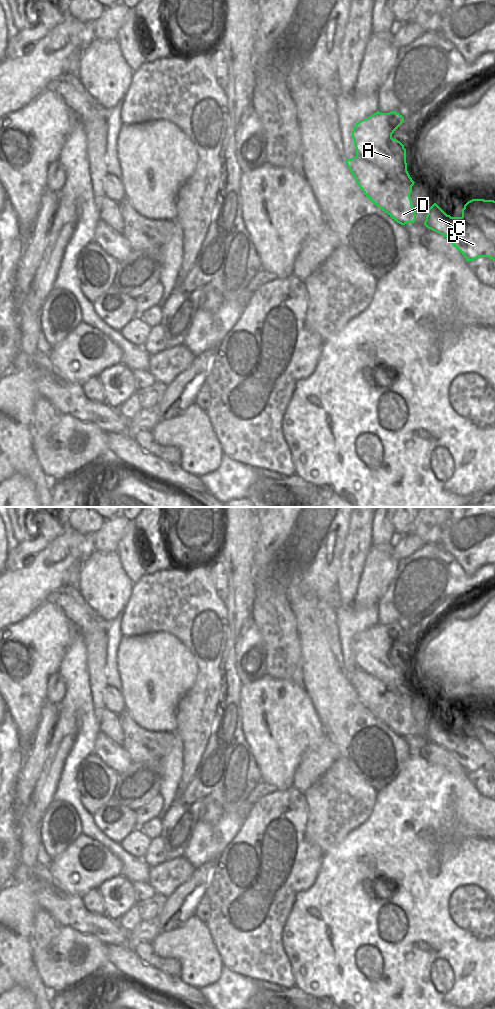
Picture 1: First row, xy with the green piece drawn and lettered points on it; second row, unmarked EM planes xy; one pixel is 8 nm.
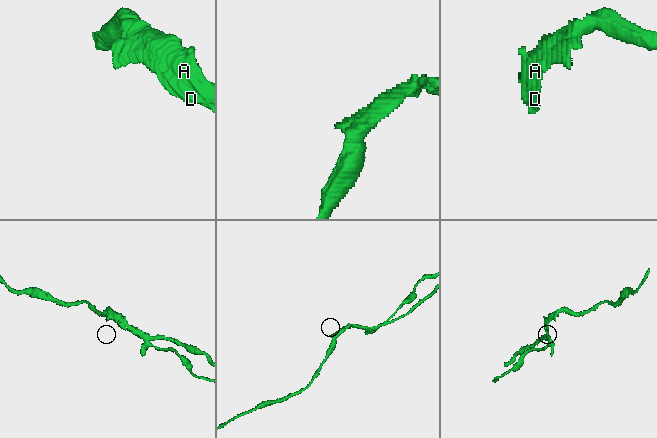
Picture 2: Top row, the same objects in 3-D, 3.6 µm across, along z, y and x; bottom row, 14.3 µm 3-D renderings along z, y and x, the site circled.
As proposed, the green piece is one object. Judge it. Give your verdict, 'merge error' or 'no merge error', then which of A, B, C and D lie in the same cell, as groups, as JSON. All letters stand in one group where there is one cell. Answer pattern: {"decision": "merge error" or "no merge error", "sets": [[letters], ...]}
{"decision": "merge error", "sets": [["A"], ["B", "C", "D"]]}

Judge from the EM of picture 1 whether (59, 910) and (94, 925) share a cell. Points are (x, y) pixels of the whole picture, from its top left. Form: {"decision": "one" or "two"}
{"decision": "one"}

